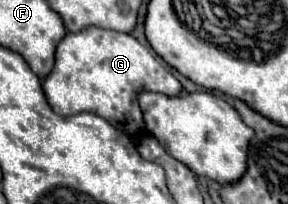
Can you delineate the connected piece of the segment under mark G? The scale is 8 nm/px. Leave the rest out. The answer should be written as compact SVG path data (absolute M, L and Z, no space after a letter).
M88 27L80 33L68 33L60 41L56 49L54 69L42 81L42 87L50 107L58 115L76 115L82 111L90 111L94 115L102 115L102 119L106 119L110 125L118 127L122 133L128 133L128 135L138 135L144 131L142 109L138 105L138 95L142 91L156 91L170 97L178 97L182 93L180 81L142 43L138 43L128 33L118 33L110 29L100 29L100 27Z

